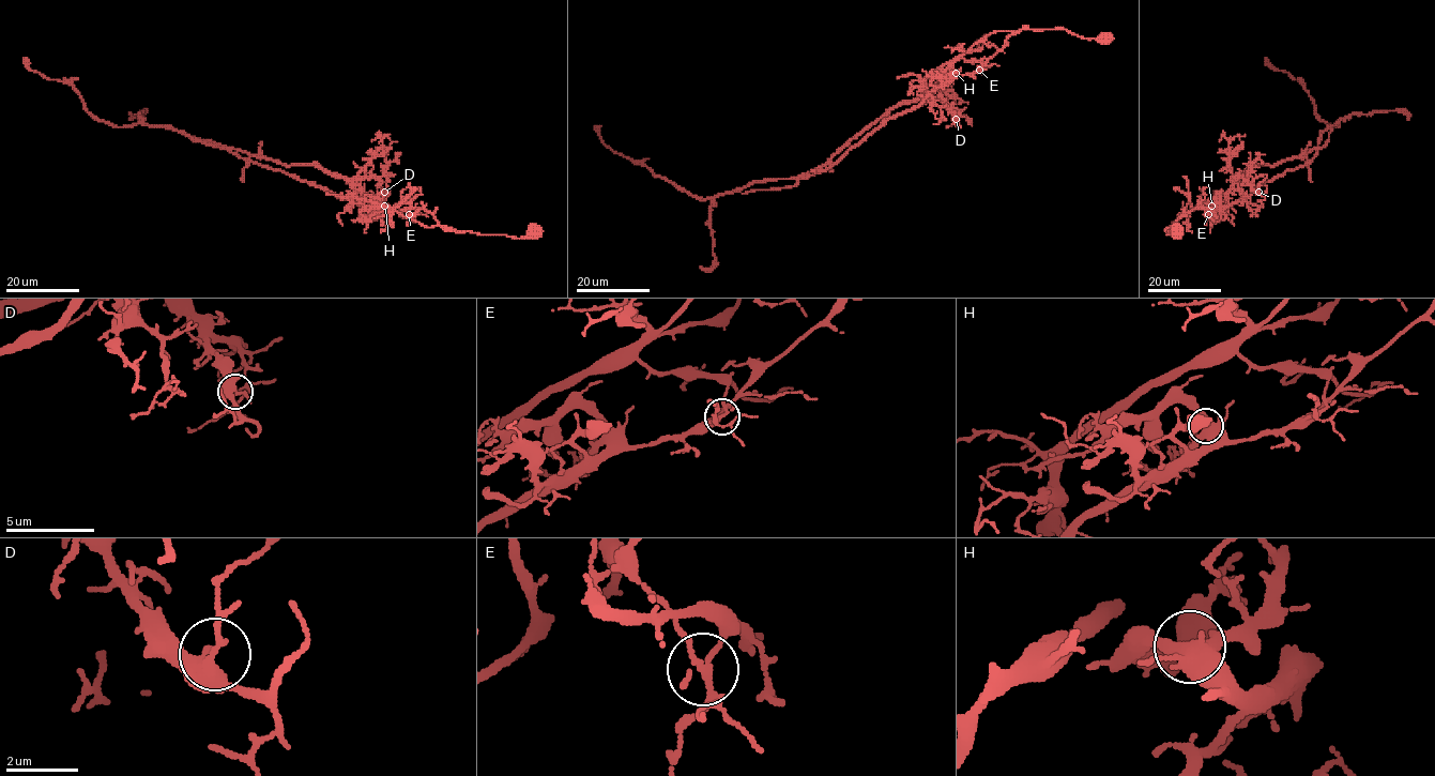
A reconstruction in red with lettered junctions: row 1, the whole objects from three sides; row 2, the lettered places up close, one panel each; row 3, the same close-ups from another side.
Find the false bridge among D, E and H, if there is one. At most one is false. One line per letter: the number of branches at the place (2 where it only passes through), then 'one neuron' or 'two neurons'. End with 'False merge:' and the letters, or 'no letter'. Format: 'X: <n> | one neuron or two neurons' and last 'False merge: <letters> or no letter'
D: 4 | one neuron
E: 5 | two neurons
H: 4 | one neuron
False merge: E

